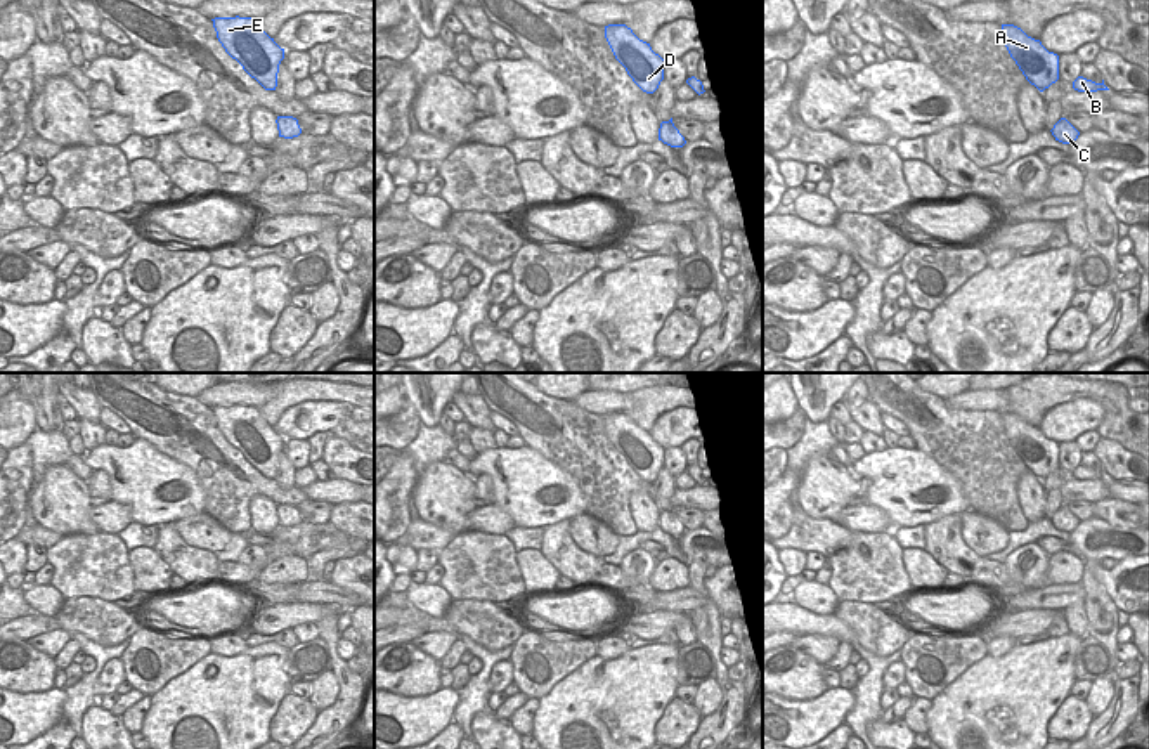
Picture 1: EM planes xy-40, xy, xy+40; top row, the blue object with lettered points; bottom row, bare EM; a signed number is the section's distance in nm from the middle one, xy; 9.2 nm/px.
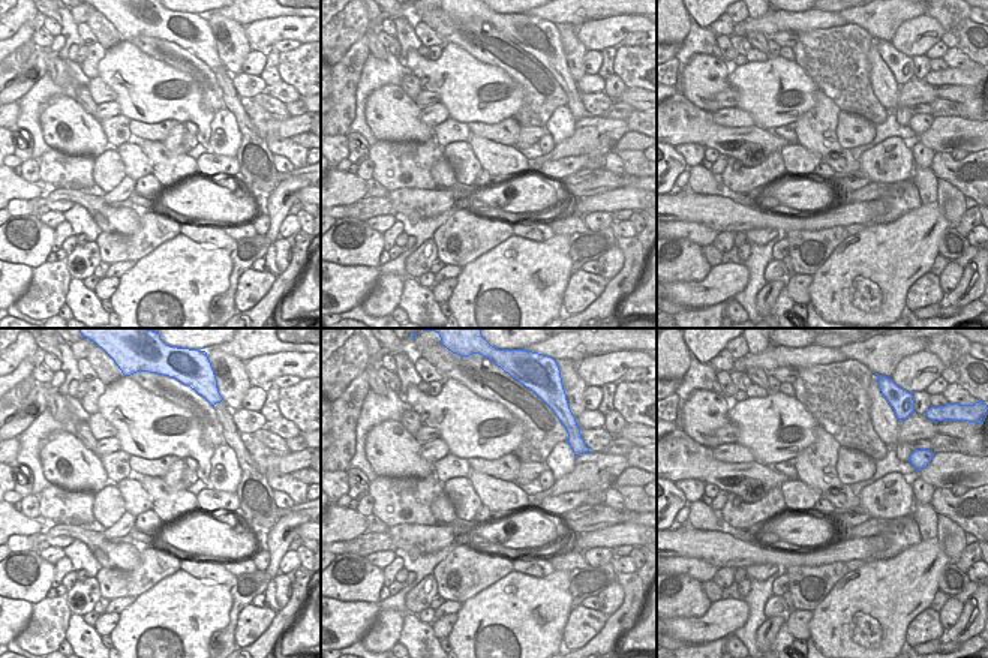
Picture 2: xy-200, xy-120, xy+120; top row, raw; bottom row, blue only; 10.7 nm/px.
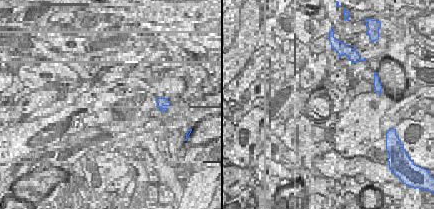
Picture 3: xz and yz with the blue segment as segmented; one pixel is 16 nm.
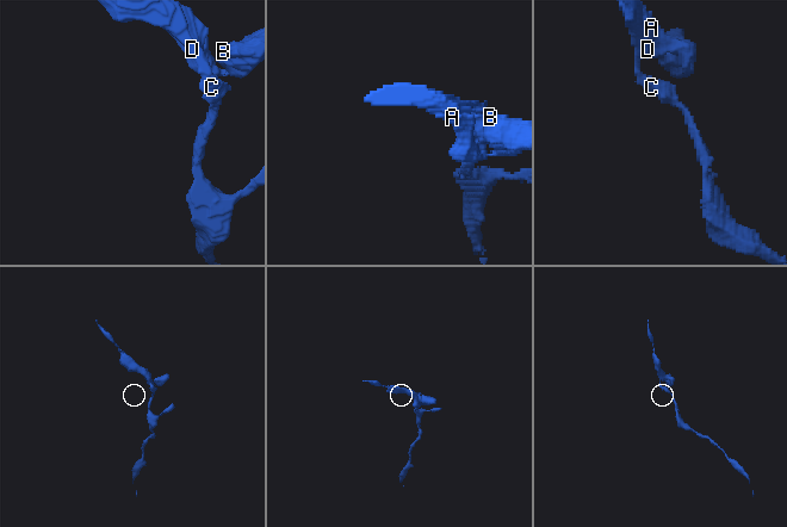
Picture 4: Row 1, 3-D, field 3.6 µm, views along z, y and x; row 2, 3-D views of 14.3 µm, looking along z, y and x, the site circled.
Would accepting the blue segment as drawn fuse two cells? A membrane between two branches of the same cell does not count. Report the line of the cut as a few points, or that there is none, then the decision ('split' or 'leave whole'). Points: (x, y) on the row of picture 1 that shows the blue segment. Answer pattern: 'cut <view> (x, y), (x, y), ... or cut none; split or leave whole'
cut none; leave whole

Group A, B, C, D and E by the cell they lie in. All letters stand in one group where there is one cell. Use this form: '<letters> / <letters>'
A B C D E

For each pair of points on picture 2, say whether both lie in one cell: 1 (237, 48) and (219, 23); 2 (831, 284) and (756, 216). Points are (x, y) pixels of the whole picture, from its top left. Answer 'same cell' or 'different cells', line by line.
1: same cell
2: different cells

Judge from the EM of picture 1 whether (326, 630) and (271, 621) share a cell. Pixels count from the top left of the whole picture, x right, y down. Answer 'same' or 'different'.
different

